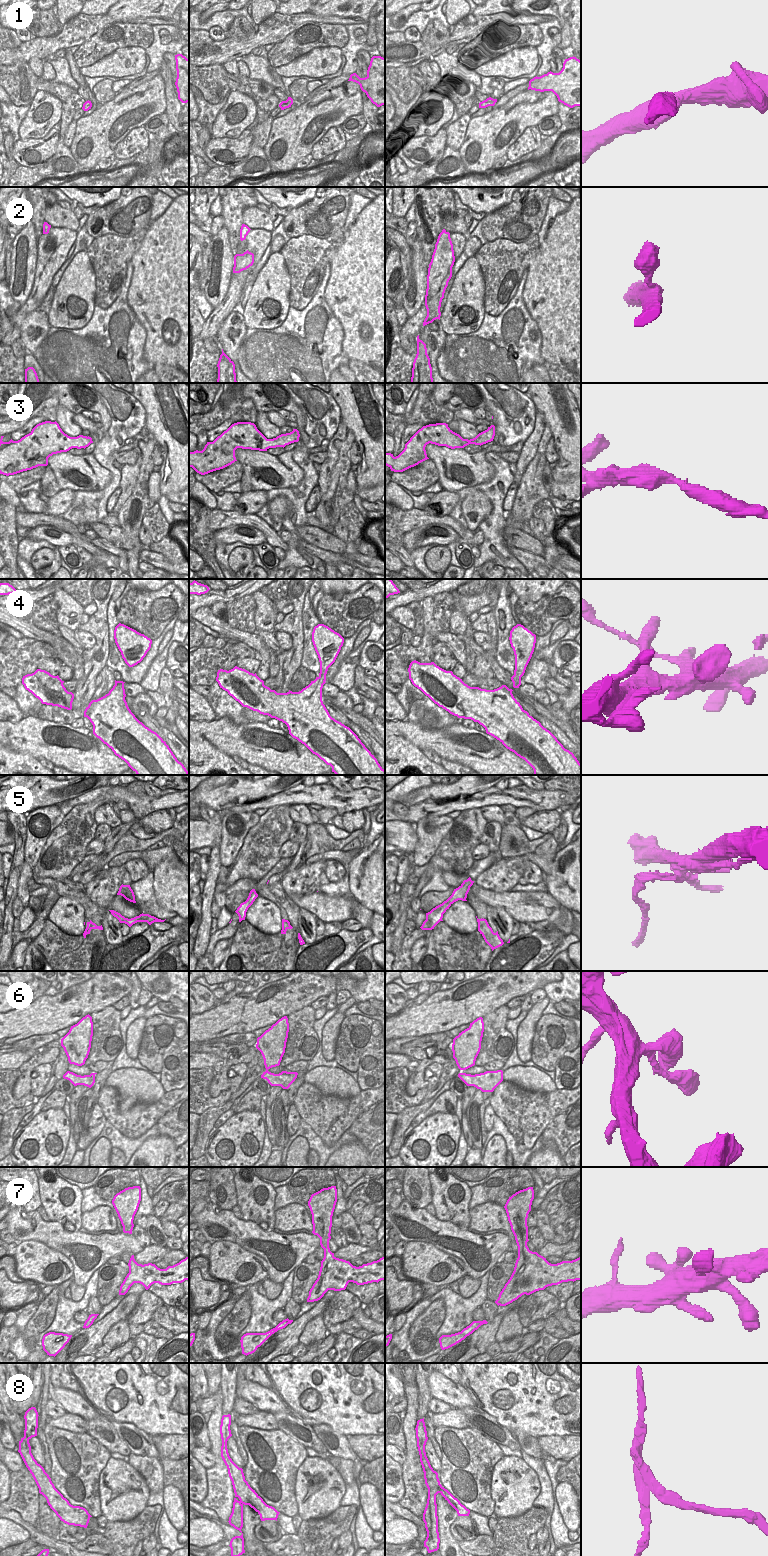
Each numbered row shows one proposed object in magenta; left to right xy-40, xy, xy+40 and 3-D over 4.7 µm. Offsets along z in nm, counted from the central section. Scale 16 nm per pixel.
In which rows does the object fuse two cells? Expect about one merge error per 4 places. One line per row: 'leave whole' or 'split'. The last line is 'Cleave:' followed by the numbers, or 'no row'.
1: leave whole
2: leave whole
3: leave whole
4: leave whole
5: split
6: leave whole
7: leave whole
8: split
Cleave: 5, 8

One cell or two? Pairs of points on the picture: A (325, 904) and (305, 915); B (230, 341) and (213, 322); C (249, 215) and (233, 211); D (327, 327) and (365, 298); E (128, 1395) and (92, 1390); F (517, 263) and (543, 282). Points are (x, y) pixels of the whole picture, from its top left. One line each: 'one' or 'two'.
A: two
B: two
C: two
D: two
E: one
F: two

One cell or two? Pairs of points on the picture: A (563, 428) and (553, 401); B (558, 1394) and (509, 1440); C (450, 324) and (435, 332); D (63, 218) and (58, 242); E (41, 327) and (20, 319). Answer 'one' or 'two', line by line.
A: one
B: two
C: two
D: two
E: one

